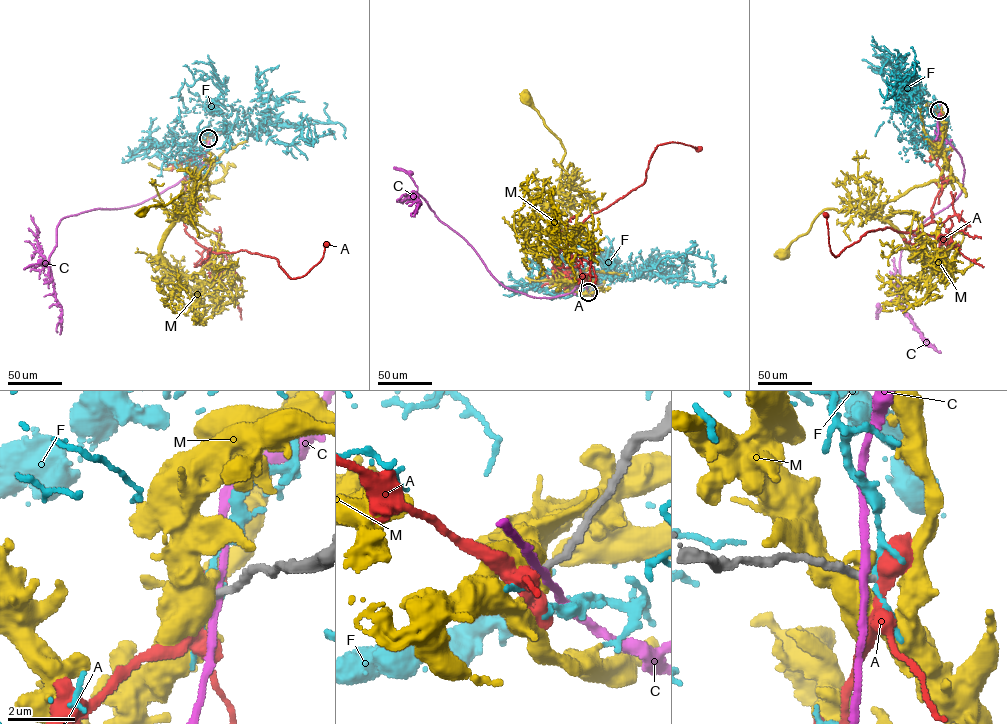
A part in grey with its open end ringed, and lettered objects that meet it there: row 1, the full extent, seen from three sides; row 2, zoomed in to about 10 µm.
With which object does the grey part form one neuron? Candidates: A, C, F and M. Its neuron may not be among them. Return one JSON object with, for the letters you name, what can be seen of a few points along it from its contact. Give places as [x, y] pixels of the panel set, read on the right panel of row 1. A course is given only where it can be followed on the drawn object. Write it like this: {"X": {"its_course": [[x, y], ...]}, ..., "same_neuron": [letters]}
{"same_neuron": []}

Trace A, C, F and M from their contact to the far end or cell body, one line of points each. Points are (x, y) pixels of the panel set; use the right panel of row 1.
A: (939, 110), (936, 165), (945, 184), (931, 222), (908, 232), (868, 231), (835, 257), (825, 215)
C: (939, 110), (941, 135), (961, 158), (961, 191), (901, 251), (897, 298), (876, 319), (878, 305)
F: (939, 111), (917, 101), (912, 78), (894, 94), (898, 80), (909, 74), (908, 81)
M: (939, 110), (944, 127), (940, 147), (944, 165), (938, 180), (908, 189), (871, 215), (823, 209), (782, 257)

